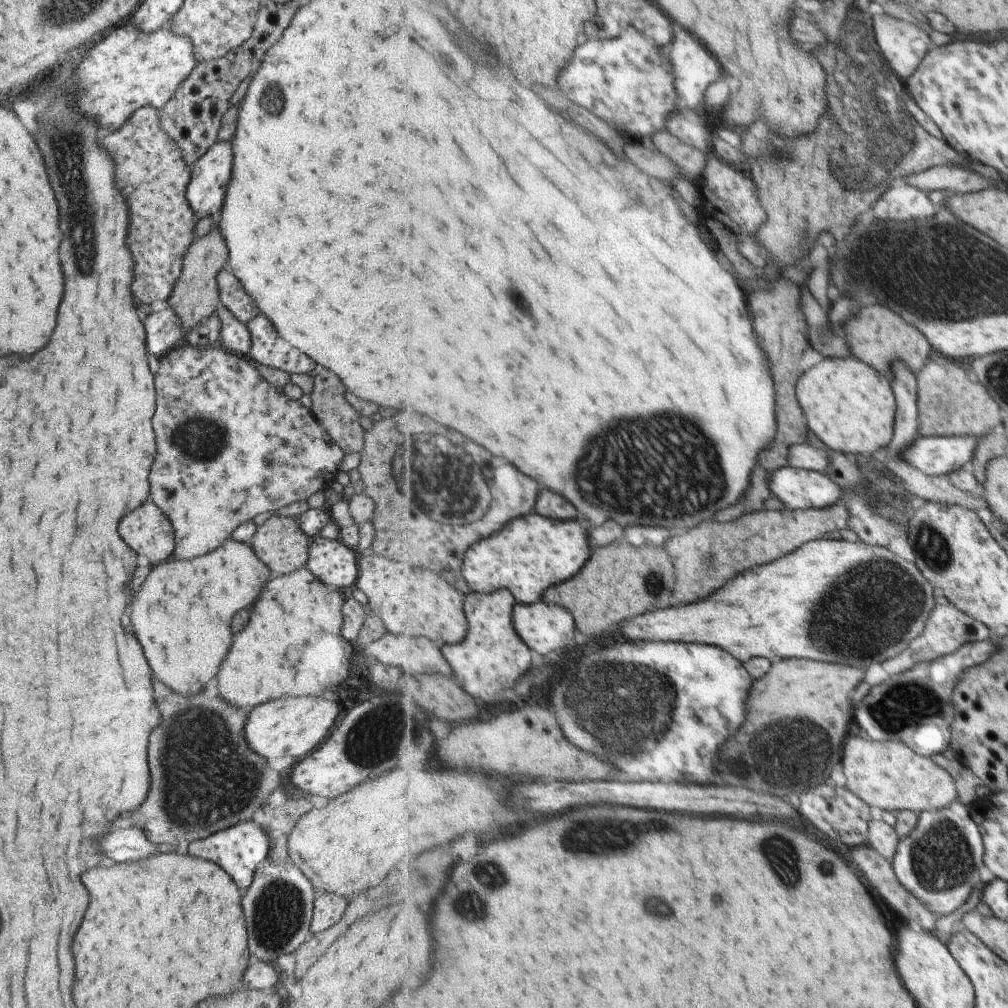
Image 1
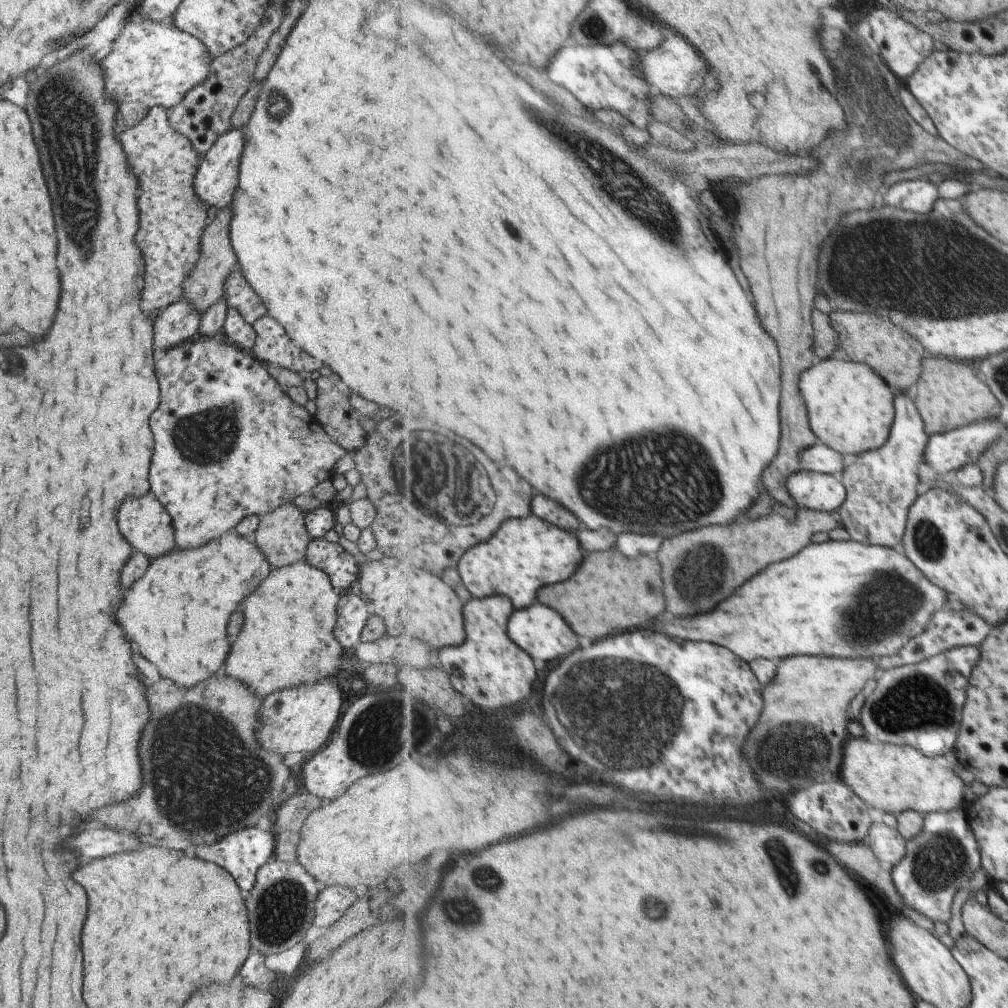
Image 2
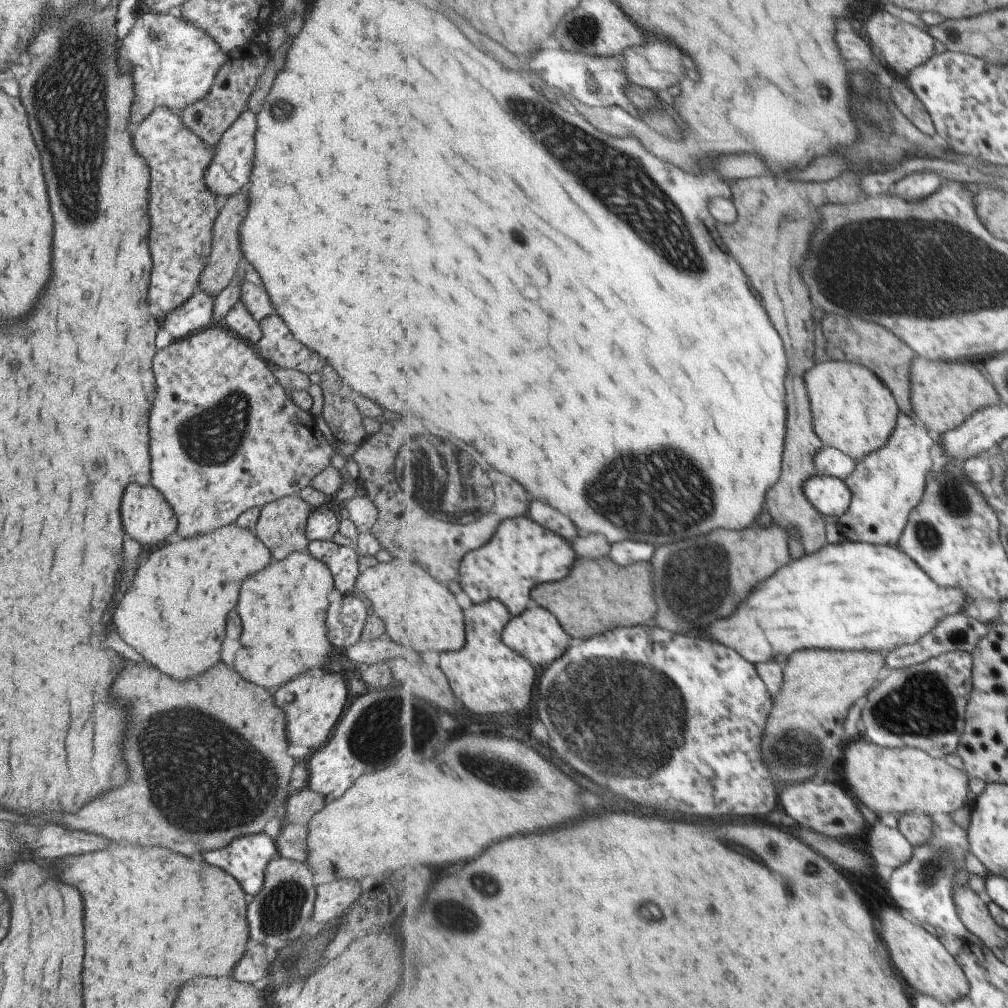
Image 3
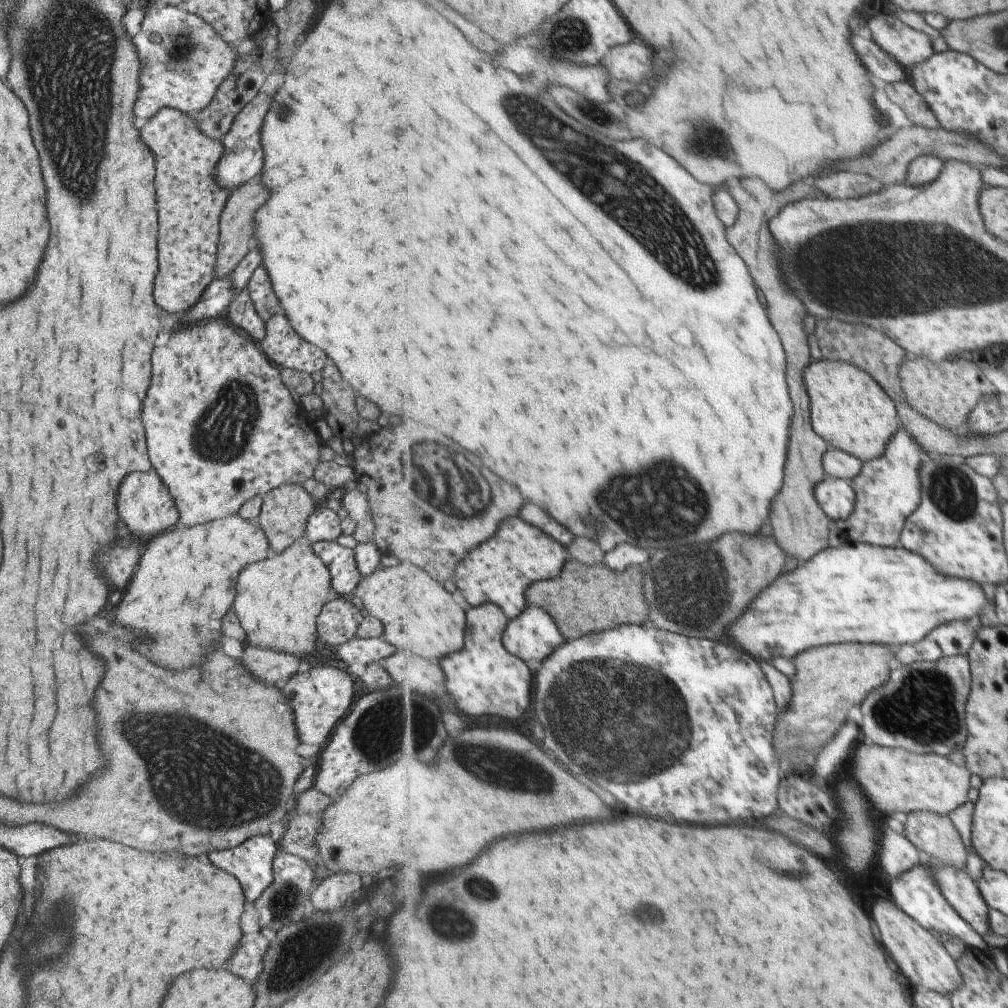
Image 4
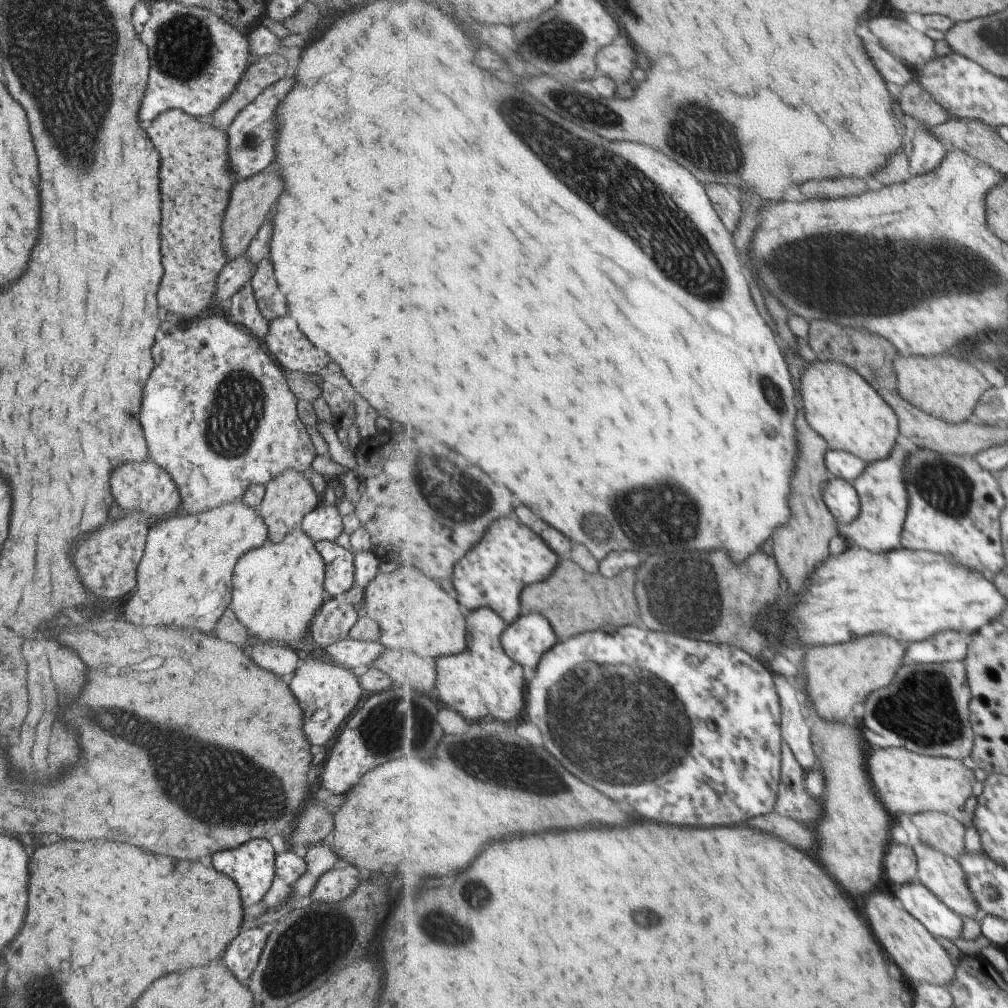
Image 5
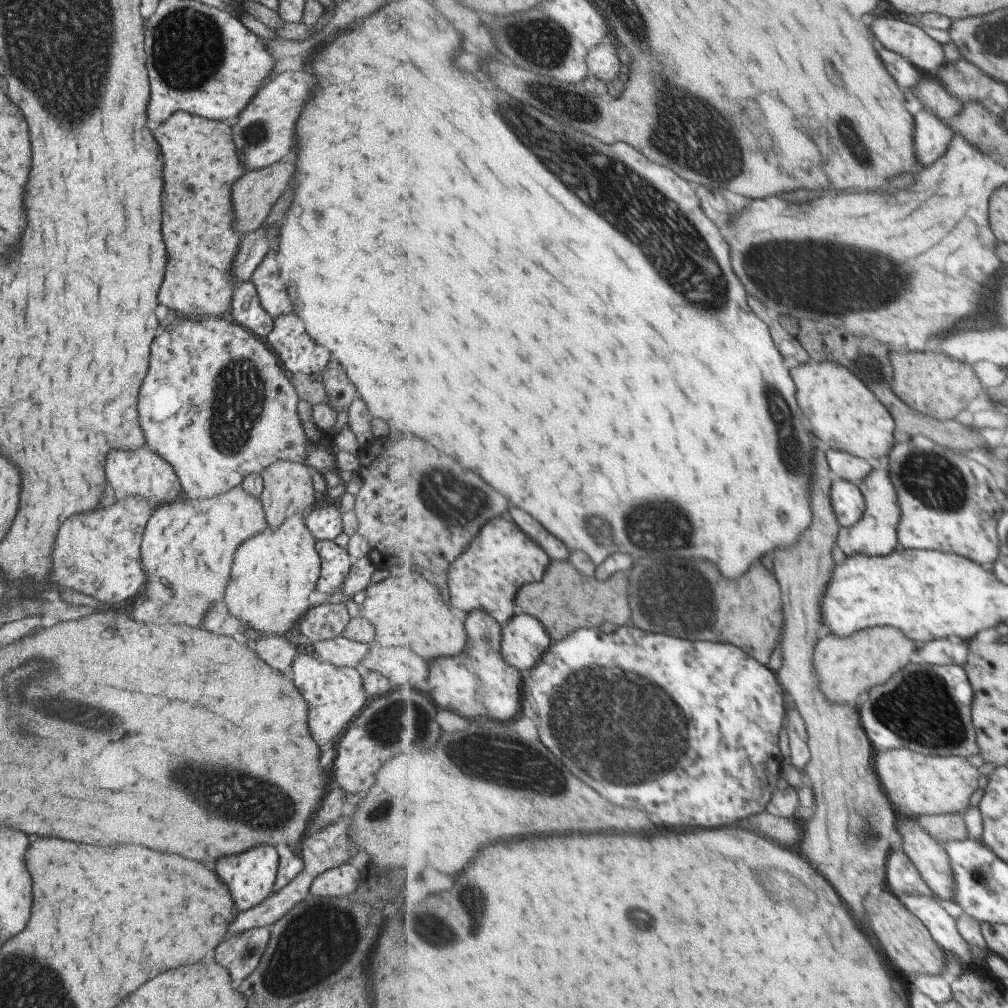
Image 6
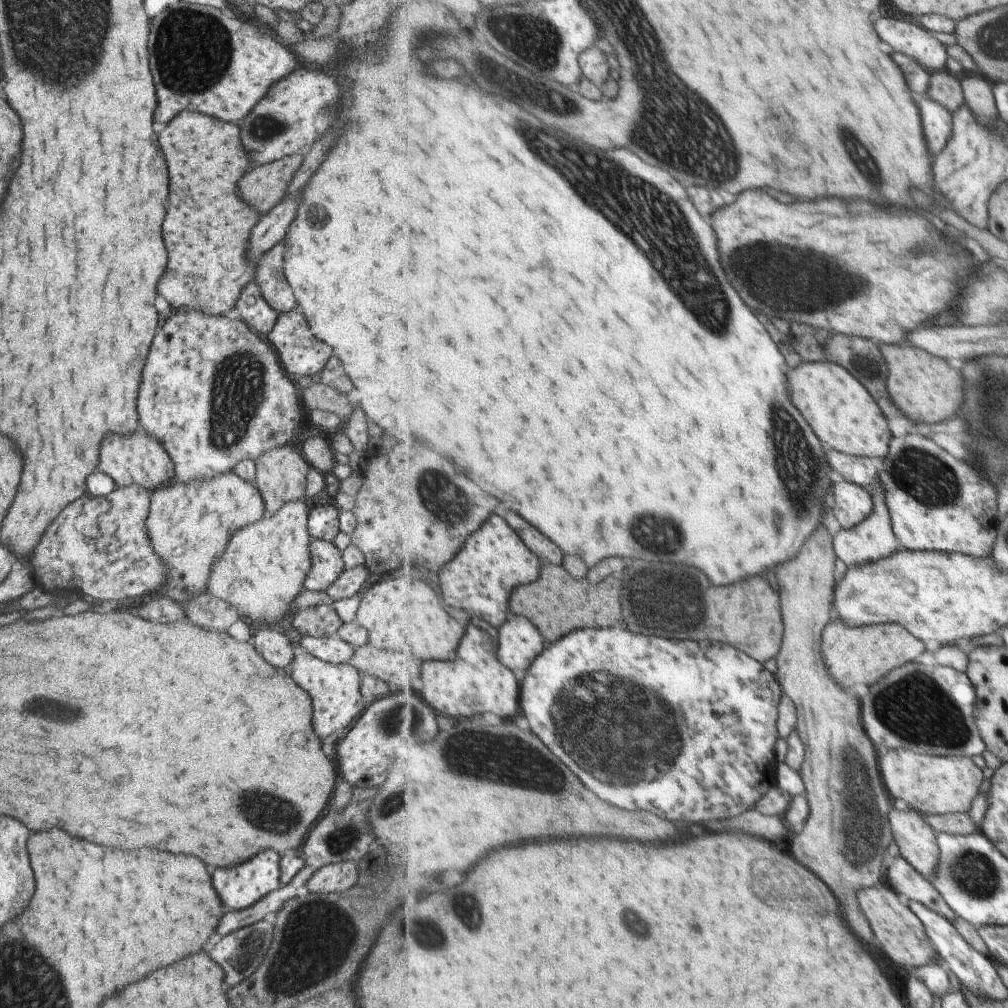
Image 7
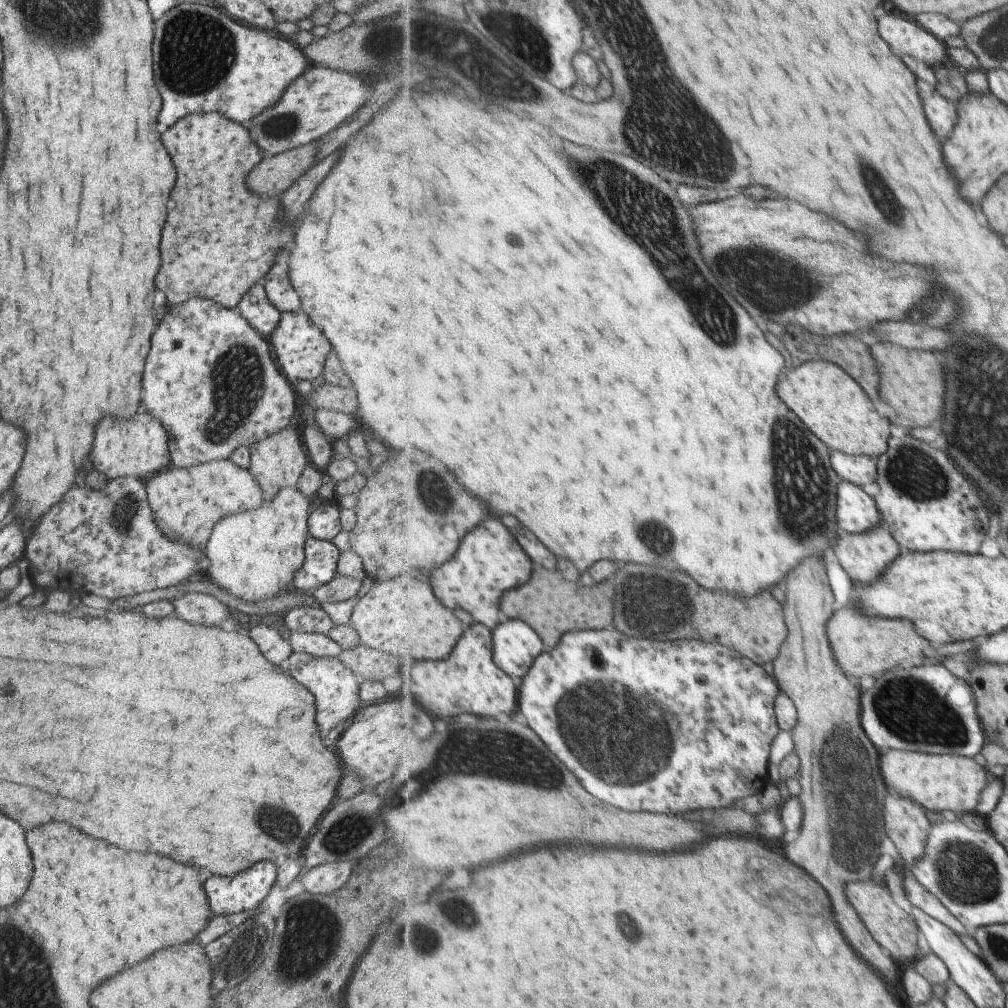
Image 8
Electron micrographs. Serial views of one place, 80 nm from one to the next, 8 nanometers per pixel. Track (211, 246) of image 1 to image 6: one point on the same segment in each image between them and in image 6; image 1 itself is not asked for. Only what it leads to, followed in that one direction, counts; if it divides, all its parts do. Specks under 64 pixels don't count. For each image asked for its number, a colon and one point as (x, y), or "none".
2: (203, 286)
3: (224, 260)
4: (234, 228)
5: (250, 200)
6: (248, 193)

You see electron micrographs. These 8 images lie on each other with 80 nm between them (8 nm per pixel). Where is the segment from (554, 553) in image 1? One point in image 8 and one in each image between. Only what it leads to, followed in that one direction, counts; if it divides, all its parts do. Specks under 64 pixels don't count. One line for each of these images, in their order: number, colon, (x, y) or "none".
2: (524, 554)
3: (523, 553)
4: (499, 571)
5: (510, 556)
6: (487, 576)
7: (494, 560)
8: (489, 561)

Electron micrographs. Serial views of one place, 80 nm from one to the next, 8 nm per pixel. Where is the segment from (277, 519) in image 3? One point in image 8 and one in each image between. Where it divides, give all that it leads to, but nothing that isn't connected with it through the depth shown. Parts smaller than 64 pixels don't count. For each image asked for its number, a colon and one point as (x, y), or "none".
4: (283, 512)
5: (287, 498)
6: (286, 487)
7: (280, 473)
8: (276, 462)

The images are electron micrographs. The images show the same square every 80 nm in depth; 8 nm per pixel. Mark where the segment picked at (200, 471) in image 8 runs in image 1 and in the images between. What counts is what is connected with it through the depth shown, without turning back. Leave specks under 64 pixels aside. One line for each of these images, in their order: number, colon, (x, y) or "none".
1: (212, 587)
2: (228, 568)
3: (186, 587)
4: (189, 570)
5: (195, 554)
6: (192, 543)
7: (188, 524)

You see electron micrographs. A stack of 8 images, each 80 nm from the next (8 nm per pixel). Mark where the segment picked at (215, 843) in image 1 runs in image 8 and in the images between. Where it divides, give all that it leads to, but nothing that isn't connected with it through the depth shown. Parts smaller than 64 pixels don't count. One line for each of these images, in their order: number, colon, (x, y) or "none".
2: (241, 853)
3: (245, 858)
4: (250, 863)
5: (251, 867)
6: (249, 876)
7: (238, 888)
8: (243, 892)

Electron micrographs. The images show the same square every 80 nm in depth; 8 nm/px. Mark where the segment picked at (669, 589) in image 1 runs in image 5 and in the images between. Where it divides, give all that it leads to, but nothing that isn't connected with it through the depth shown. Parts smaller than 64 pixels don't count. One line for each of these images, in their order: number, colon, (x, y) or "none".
2: (596, 598)
3: (599, 595)
4: (585, 599)
5: (575, 600)

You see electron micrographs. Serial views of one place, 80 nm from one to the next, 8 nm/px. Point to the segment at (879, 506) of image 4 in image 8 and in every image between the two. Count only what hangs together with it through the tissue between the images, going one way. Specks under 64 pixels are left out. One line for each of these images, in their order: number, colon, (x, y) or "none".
5: (883, 488)
6: (876, 534)
7: (873, 539)
8: (864, 556)

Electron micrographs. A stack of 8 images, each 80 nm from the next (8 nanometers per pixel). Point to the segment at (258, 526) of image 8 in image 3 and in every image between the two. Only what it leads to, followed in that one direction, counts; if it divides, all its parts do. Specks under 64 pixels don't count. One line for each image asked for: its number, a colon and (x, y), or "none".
3: (284, 604)
4: (278, 601)
5: (278, 587)
6: (272, 573)
7: (262, 569)

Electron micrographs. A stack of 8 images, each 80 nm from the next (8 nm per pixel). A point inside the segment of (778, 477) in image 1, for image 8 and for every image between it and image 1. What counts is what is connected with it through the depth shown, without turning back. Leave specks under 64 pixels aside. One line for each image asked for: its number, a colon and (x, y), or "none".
2: (822, 492)
3: (832, 495)
4: (837, 496)
5: (843, 499)
6: (849, 503)
7: (851, 504)
8: (857, 512)

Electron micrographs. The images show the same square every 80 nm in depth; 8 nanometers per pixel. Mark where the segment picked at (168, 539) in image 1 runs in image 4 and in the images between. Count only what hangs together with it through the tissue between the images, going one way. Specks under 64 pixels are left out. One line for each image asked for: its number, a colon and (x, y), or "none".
2: (144, 523)
3: (146, 517)
4: (144, 505)

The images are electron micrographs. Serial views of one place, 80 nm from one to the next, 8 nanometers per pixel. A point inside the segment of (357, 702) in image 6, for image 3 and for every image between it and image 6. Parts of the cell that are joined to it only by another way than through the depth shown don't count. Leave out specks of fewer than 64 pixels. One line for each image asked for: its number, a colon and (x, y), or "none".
3: (311, 704)
4: (319, 697)
5: (327, 693)

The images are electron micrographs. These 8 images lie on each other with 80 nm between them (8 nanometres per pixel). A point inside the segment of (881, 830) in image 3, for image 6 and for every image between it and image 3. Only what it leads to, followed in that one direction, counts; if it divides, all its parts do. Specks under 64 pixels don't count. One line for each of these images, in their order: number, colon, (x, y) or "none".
4: (897, 854)
5: (900, 861)
6: (903, 877)

